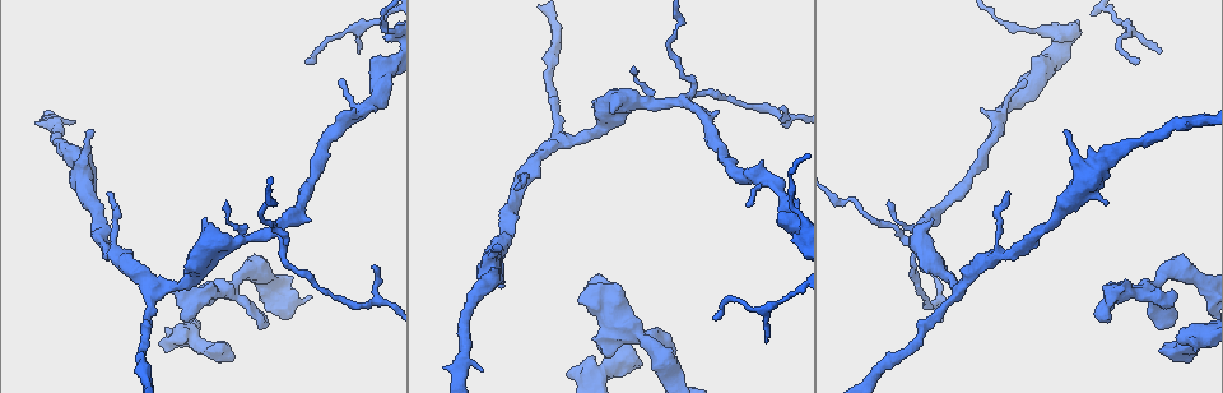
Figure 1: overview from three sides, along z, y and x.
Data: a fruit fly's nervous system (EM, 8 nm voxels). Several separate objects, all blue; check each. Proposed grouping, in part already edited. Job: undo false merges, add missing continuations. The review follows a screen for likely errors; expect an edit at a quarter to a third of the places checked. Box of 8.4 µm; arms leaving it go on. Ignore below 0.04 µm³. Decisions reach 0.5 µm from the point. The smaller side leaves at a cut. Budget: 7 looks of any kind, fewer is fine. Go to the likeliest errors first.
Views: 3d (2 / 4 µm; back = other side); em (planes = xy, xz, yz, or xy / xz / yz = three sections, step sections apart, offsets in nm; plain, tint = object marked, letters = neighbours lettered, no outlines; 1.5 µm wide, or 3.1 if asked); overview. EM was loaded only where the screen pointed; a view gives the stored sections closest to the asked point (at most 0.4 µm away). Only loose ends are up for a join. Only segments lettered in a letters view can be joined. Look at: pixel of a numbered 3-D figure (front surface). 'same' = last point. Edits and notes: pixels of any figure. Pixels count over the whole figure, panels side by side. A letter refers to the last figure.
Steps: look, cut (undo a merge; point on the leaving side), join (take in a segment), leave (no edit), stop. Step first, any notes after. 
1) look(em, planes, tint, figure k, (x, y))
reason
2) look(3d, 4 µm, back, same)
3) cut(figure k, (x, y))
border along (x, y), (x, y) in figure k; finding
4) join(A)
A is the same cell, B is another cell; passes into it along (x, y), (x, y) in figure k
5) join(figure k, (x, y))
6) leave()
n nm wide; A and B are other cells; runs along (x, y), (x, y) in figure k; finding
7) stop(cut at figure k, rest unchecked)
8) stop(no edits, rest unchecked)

look(em, planes, letters, figure 1, (674, 353))

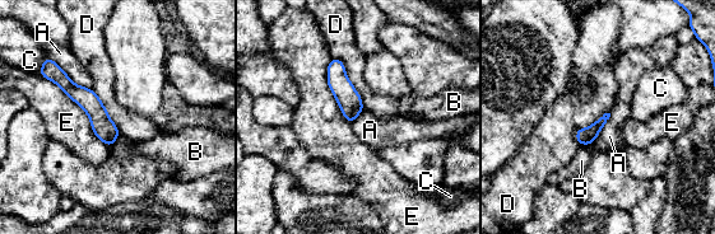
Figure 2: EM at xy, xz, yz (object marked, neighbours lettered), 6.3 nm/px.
leave()
100 nm wide; A, B, C, D and E are other cells; runs along (55, 74), (97, 113), (110, 141) in figure 2; no lettered segment goes on from it

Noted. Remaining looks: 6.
look(em, xz, step 8, letters, figure 1, (889, 203))
an open end

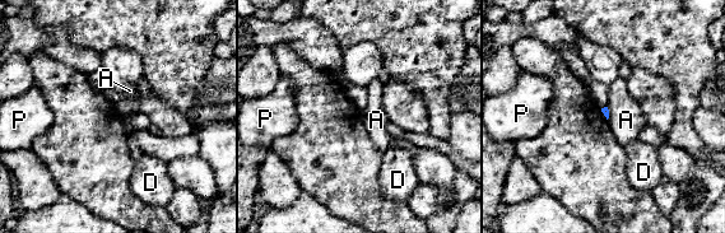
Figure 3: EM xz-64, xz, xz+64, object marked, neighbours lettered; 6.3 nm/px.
look(em, planes, letters, same)

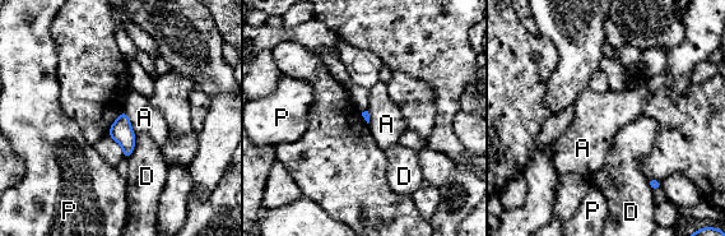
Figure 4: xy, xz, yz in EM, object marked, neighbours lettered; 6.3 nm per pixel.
leave()
A, D and P are other cells; border along (124, 110), (135, 134) in figure 4; none of them fits

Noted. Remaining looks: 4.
look(3d, 4 µm, figure 1, (210, 283))
branch stops here

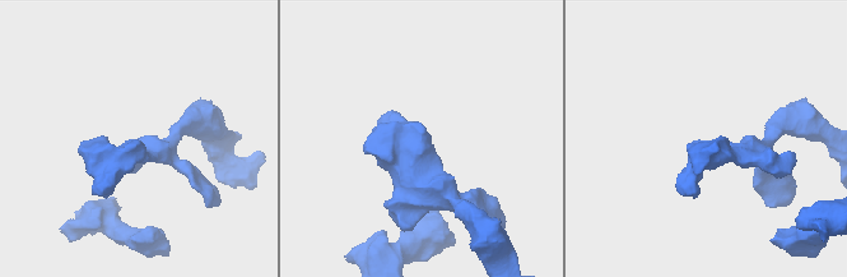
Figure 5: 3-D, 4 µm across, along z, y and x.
look(em, planes, letters, figure 5, (693, 142))

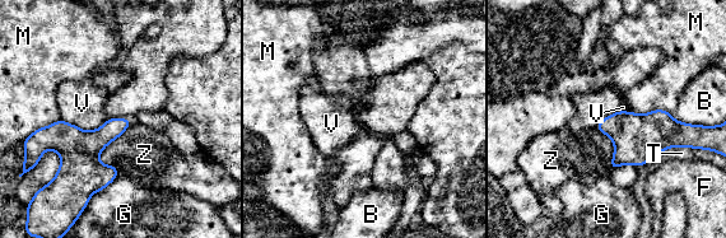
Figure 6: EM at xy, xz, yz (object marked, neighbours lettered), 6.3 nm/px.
leave()
B, F, G, M, T, V and Z are other cells; border along (61, 118), (83, 130), (107, 120) in figure 6; none of them fits

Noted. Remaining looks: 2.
stop(no edits, rest unchecked)

